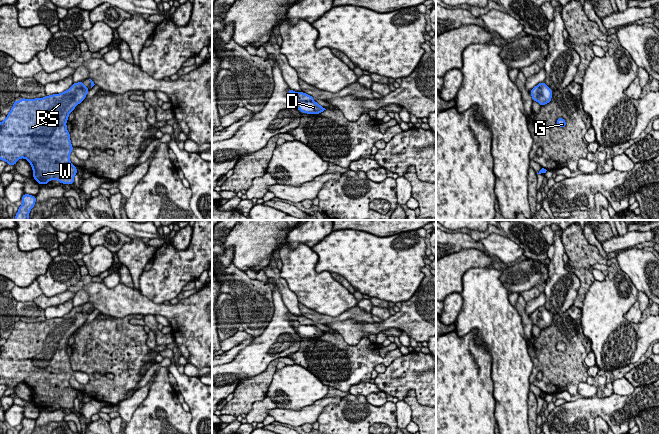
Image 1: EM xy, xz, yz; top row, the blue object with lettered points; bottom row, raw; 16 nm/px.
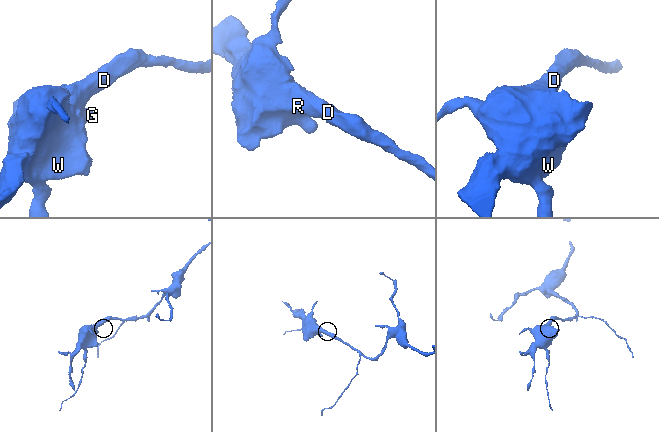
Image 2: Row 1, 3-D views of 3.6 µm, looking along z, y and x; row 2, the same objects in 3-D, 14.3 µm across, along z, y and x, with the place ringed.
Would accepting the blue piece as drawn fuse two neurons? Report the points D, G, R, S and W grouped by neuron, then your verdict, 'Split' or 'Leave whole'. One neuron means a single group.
Groups: D G R S W. Leave whole

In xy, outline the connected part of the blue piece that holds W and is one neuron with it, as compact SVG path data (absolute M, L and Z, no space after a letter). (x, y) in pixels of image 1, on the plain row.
M83 305L73 309L63 317L46 319L43 322L14 324L13 331L7 341L0 346L0 384L6 385L8 389L16 389L16 386L24 382L33 394L33 402L38 408L46 409L50 404L58 404L62 408L73 408L74 400L77 398L76 390L70 386L70 378L73 370L70 364L70 357L67 354L66 346L69 338L75 331L84 325L89 313Z

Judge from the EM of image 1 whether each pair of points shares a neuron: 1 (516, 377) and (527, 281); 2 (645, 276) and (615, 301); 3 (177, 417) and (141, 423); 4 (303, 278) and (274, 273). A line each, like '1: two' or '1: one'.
1: two
2: two
3: one
4: two

